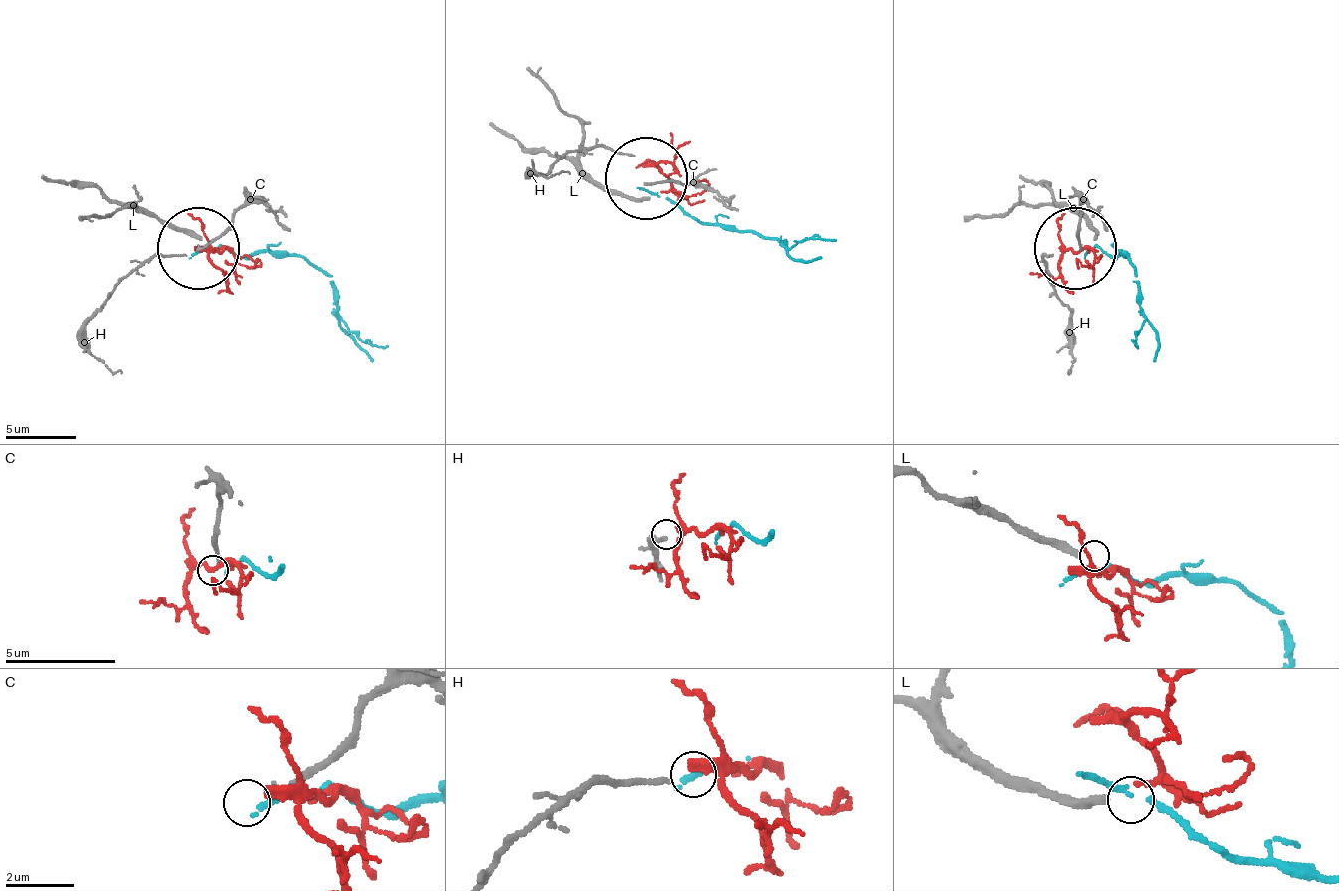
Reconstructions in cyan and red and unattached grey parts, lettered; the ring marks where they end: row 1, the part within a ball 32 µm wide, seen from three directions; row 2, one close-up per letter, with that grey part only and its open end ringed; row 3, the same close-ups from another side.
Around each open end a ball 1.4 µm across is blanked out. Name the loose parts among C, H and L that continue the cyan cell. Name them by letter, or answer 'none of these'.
none of these

